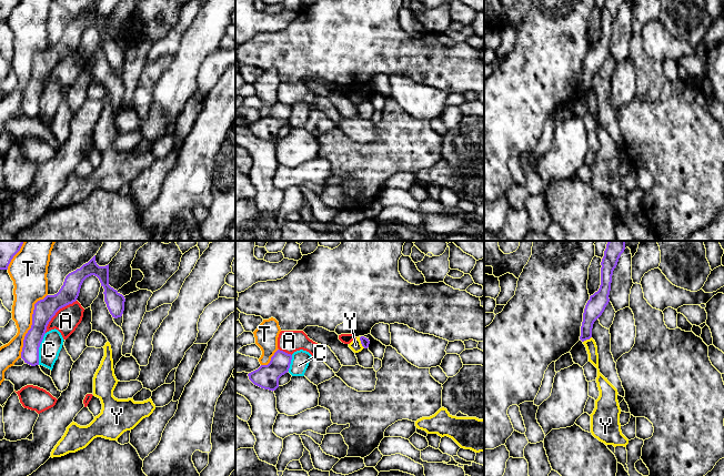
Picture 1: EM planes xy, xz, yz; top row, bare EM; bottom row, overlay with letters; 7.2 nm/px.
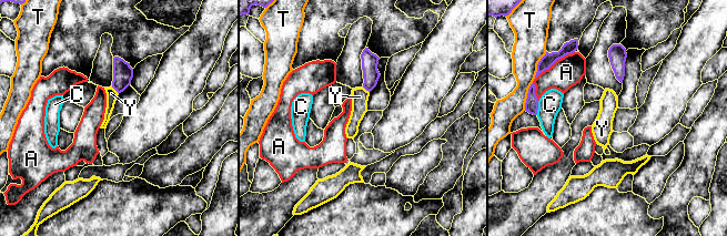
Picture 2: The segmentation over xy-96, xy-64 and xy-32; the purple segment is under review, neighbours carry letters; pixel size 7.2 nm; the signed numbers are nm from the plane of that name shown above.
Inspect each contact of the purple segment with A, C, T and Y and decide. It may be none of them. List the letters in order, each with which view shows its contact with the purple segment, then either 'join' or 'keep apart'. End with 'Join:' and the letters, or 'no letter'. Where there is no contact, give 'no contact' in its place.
A: meets purple in xy; keep apart
C: meets purple in xy; keep apart
T: meets purple in xy; keep apart
Y: meets purple in xz; keep apart
Join: no letter

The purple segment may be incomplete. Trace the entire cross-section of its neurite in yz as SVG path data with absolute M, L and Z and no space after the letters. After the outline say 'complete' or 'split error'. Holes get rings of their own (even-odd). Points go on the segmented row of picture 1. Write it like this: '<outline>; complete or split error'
M609 241L601 262L601 285L597 292L590 296L581 326L582 342L592 337L592 328L594 322L602 315L610 302L609 295L611 291L613 271L617 265L621 254L625 250L625 241Z; complete

